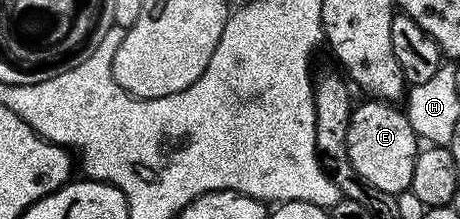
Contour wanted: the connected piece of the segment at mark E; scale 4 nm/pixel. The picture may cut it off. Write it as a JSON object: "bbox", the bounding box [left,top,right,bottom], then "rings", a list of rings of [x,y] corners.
{"bbox":[346,98,418,196],"rings":[[[369,98],[368,103],[357,102],[352,108],[350,129],[346,133],[346,153],[350,157],[350,165],[374,189],[382,189],[382,193],[398,196],[409,190],[414,177],[414,161],[418,150],[418,140],[410,125],[407,114],[400,111],[399,106],[388,101]]]}

